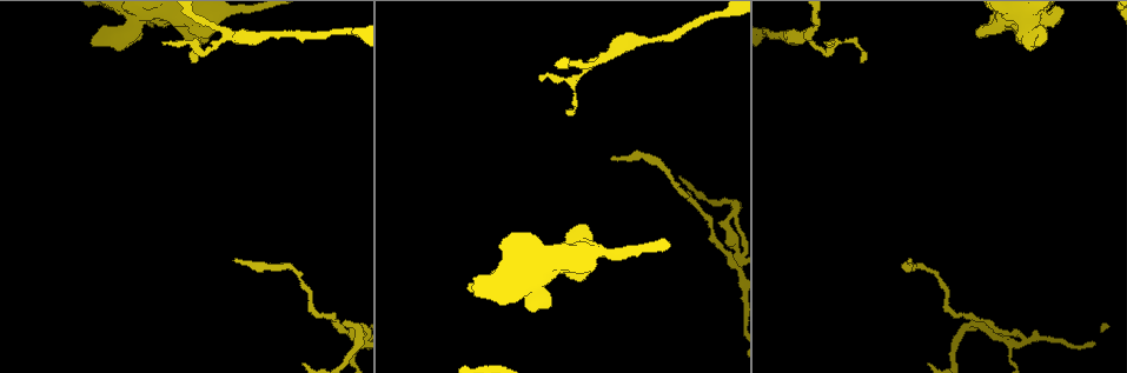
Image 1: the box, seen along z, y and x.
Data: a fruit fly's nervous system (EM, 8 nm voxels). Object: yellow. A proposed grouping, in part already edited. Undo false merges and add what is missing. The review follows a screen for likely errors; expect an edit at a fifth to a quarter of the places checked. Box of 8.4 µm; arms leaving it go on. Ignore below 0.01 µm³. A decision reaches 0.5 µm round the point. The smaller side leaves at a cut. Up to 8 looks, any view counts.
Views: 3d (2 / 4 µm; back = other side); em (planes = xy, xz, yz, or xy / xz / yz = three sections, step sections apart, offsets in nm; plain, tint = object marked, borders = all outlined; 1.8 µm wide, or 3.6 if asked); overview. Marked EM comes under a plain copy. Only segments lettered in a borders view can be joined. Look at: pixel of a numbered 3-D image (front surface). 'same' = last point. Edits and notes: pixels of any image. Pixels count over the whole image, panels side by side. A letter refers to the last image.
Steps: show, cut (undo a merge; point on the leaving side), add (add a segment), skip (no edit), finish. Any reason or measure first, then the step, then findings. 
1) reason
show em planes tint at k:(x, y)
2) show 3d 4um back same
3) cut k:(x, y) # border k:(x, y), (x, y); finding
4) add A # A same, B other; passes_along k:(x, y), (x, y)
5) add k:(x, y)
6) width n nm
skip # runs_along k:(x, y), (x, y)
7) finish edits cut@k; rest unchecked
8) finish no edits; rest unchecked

show 3d 4um at 1:(539, 75)

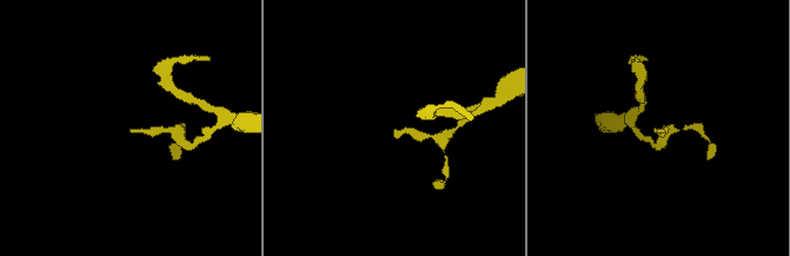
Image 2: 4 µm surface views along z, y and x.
show em planes borders at 2:(660, 130)

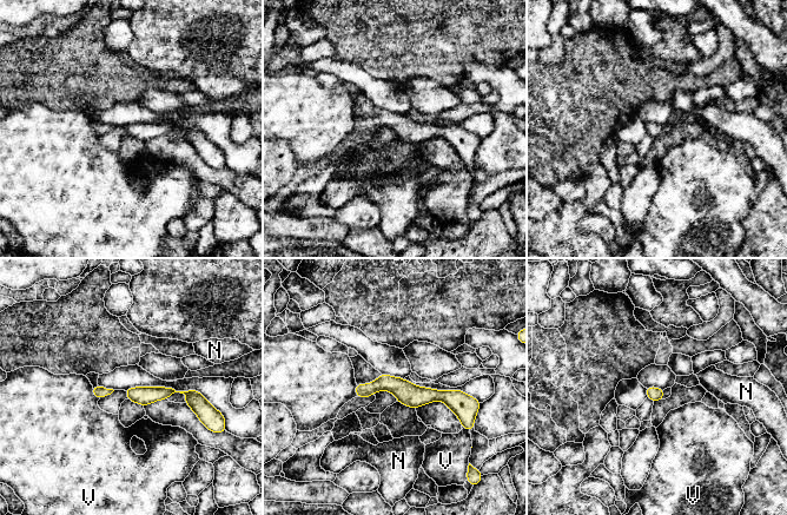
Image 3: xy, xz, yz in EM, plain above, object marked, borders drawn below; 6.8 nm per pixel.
width 90 nm
skip # N other, V other; runs_along 3:(358, 388), (395, 384), (464, 403); no lettered segment goes on from it

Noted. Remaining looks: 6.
calibre changes
show 3d 4um at 1:(789, 36)

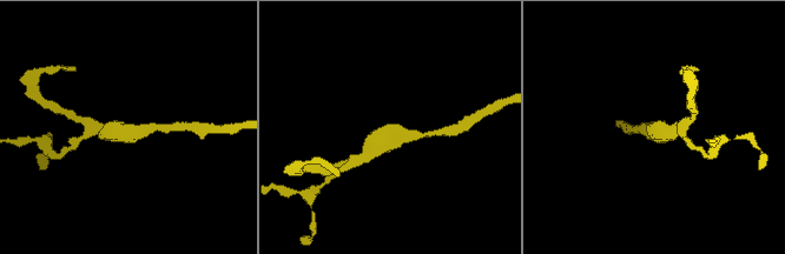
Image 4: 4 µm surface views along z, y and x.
now the EM
show em planes tint at 4:(652, 129)

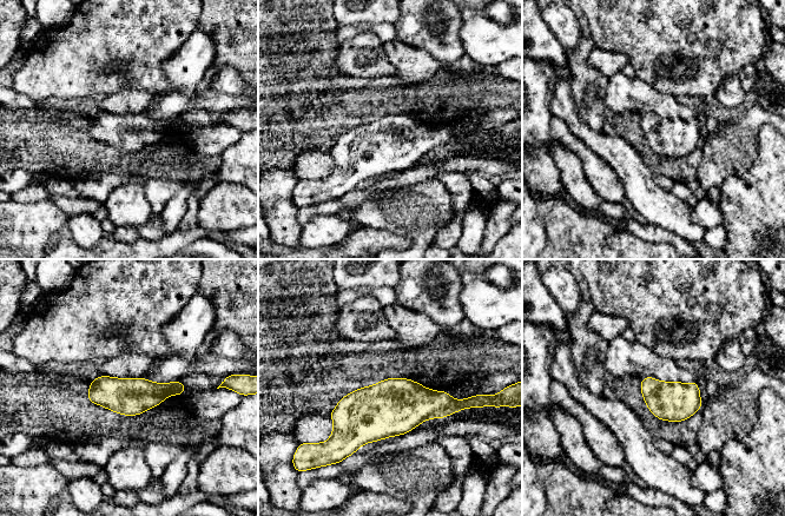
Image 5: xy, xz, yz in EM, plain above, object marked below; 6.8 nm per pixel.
what lies round it
show em planes borders same

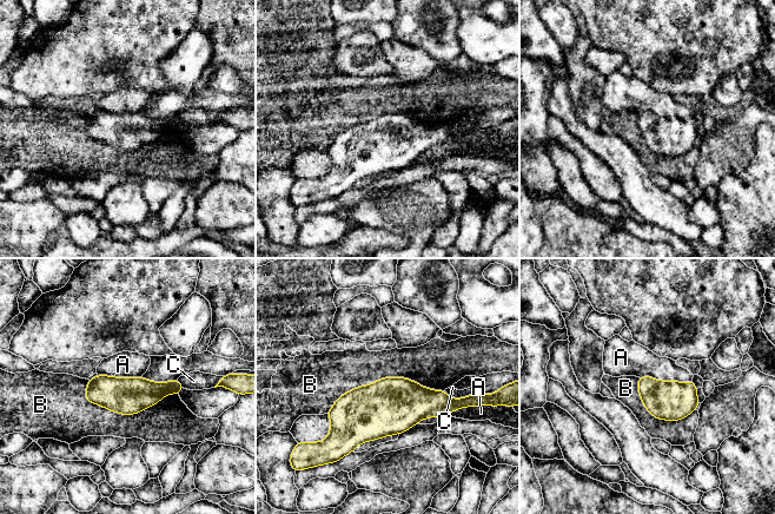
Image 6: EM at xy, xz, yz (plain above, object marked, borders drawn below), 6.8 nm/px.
width 260 nm; longest_contact B 800 nm
skip # A other, B other, C other; all the same neuron

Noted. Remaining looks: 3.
three arms meet
show 3d 2um at 1:(976, 322)

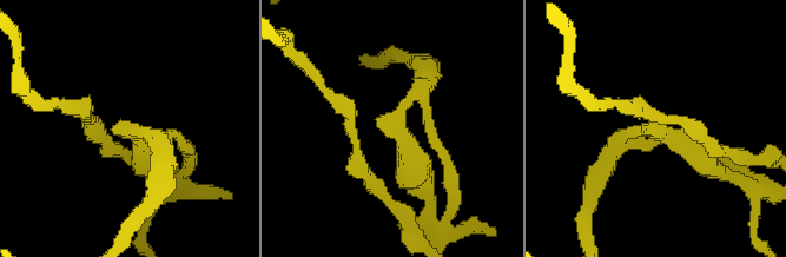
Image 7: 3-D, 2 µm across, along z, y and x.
now the EM
show em planes tint at 7:(397, 118)

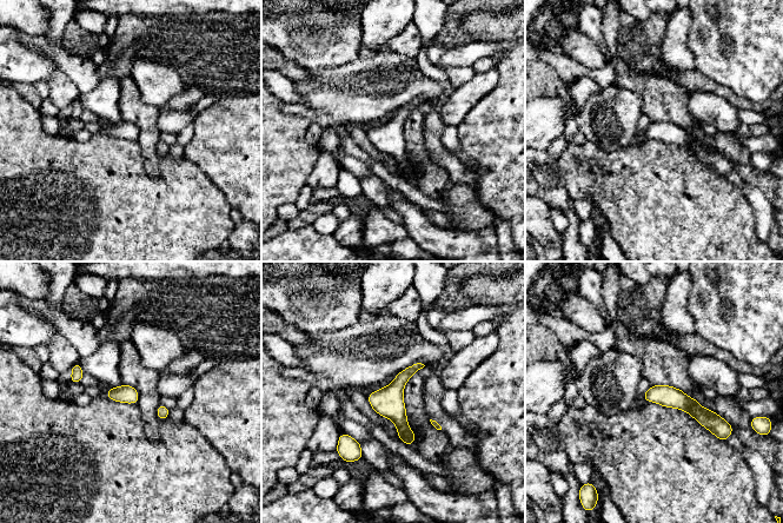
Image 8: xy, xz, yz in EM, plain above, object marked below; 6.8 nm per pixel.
show em planes borders same

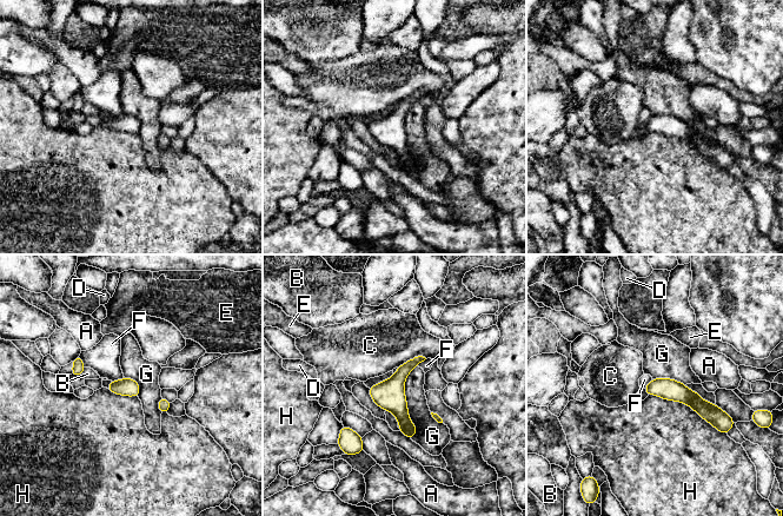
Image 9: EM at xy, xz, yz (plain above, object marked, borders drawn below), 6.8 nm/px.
width 130 nm
skip # A other, B other, C other, D other, E other, F other, G other, H other; border 9:(417, 365), (404, 383), (412, 440); continuous, no second neuron

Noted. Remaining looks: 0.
finish no edits; rest unchecked

